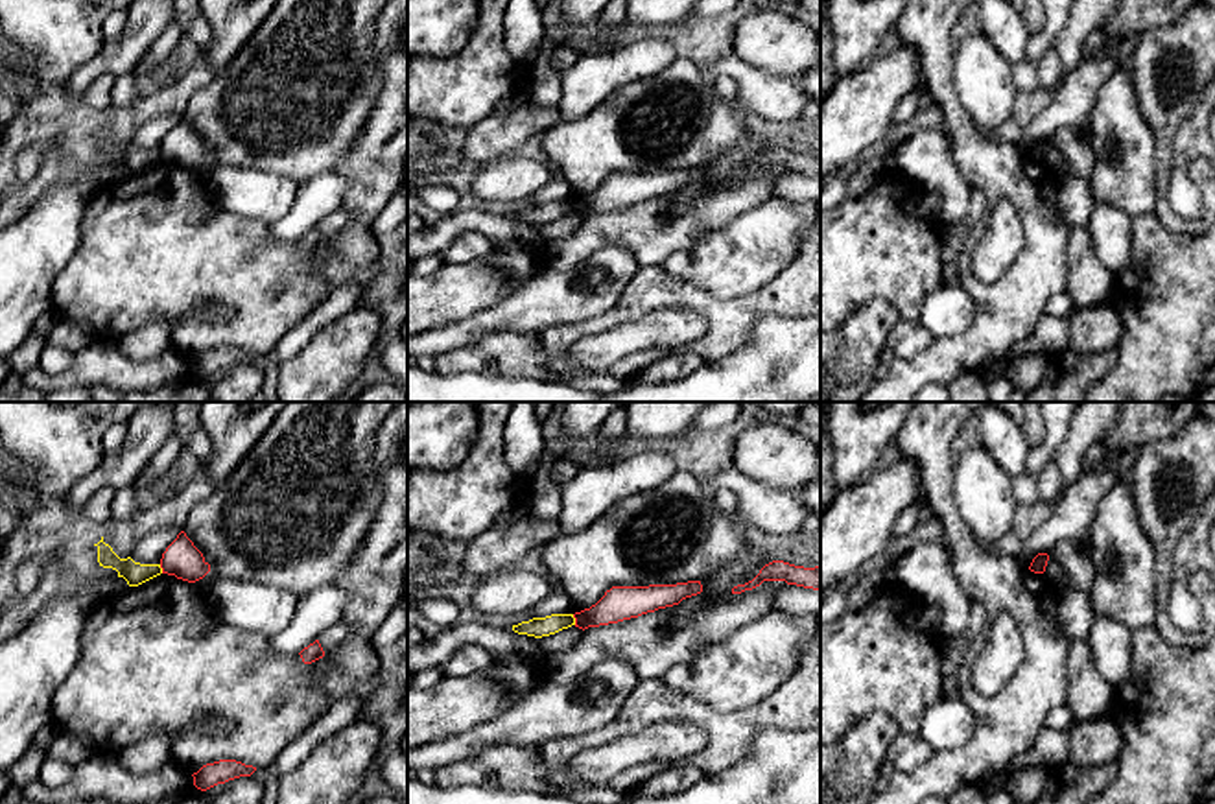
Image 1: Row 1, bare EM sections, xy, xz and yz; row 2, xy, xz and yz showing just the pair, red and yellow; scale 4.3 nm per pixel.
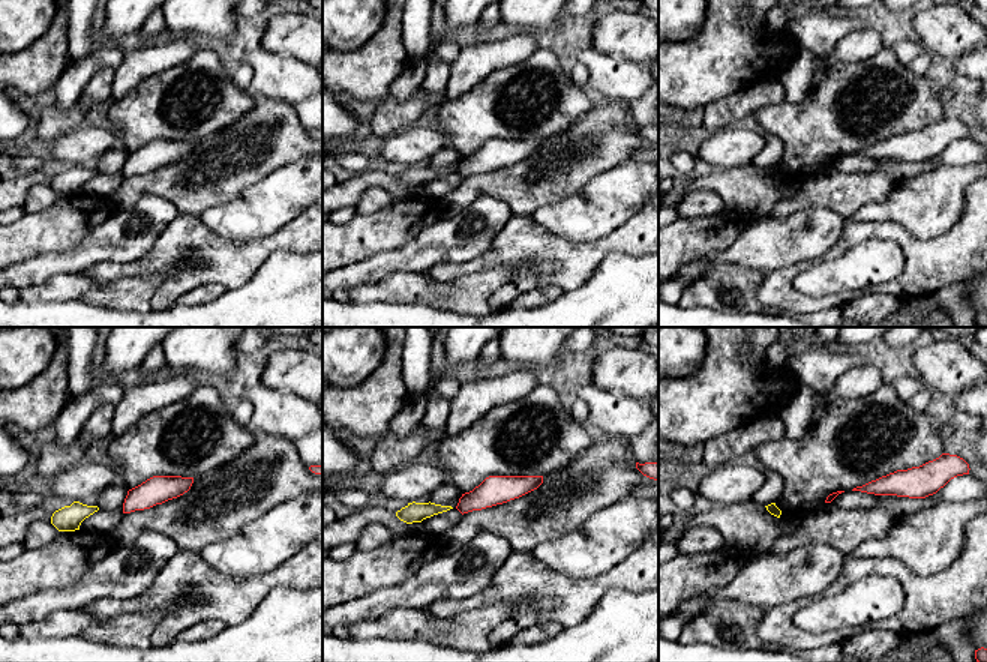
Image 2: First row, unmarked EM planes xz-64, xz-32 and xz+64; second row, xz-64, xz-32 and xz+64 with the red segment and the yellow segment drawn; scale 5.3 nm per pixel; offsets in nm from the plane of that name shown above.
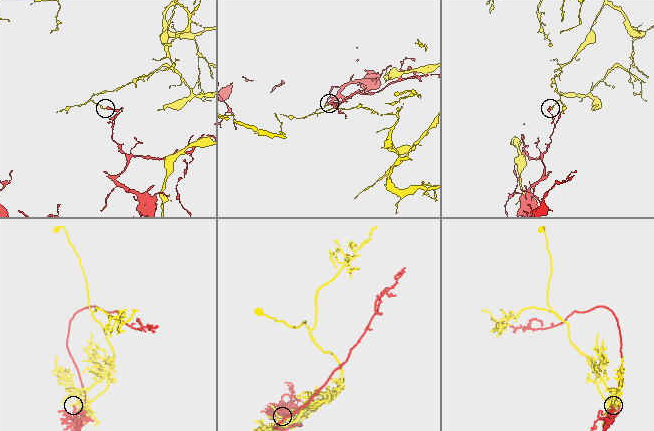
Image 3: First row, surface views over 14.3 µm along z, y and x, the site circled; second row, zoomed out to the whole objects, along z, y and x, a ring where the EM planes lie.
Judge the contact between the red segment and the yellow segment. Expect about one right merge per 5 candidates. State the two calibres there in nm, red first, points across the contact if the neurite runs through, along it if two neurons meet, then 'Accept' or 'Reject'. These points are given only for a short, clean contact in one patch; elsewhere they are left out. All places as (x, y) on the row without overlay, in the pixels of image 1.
Thickness 150 nm (red) against 90 nm. Boundary: xz (572, 201), (576, 211). Reject

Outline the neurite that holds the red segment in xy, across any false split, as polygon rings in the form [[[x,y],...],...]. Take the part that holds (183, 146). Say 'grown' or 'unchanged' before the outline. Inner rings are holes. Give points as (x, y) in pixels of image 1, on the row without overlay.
unchanged; [[[184,118],[166,135],[160,146],[162,160],[195,170],[210,159],[210,151]]]

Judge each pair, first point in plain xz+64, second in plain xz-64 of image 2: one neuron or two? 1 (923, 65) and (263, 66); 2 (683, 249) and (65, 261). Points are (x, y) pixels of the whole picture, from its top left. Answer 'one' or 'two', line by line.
1: two
2: two

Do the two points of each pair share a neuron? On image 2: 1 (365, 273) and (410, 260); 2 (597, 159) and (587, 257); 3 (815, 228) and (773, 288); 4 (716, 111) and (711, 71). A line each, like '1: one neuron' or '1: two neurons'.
1: one neuron
2: two neurons
3: two neurons
4: two neurons

